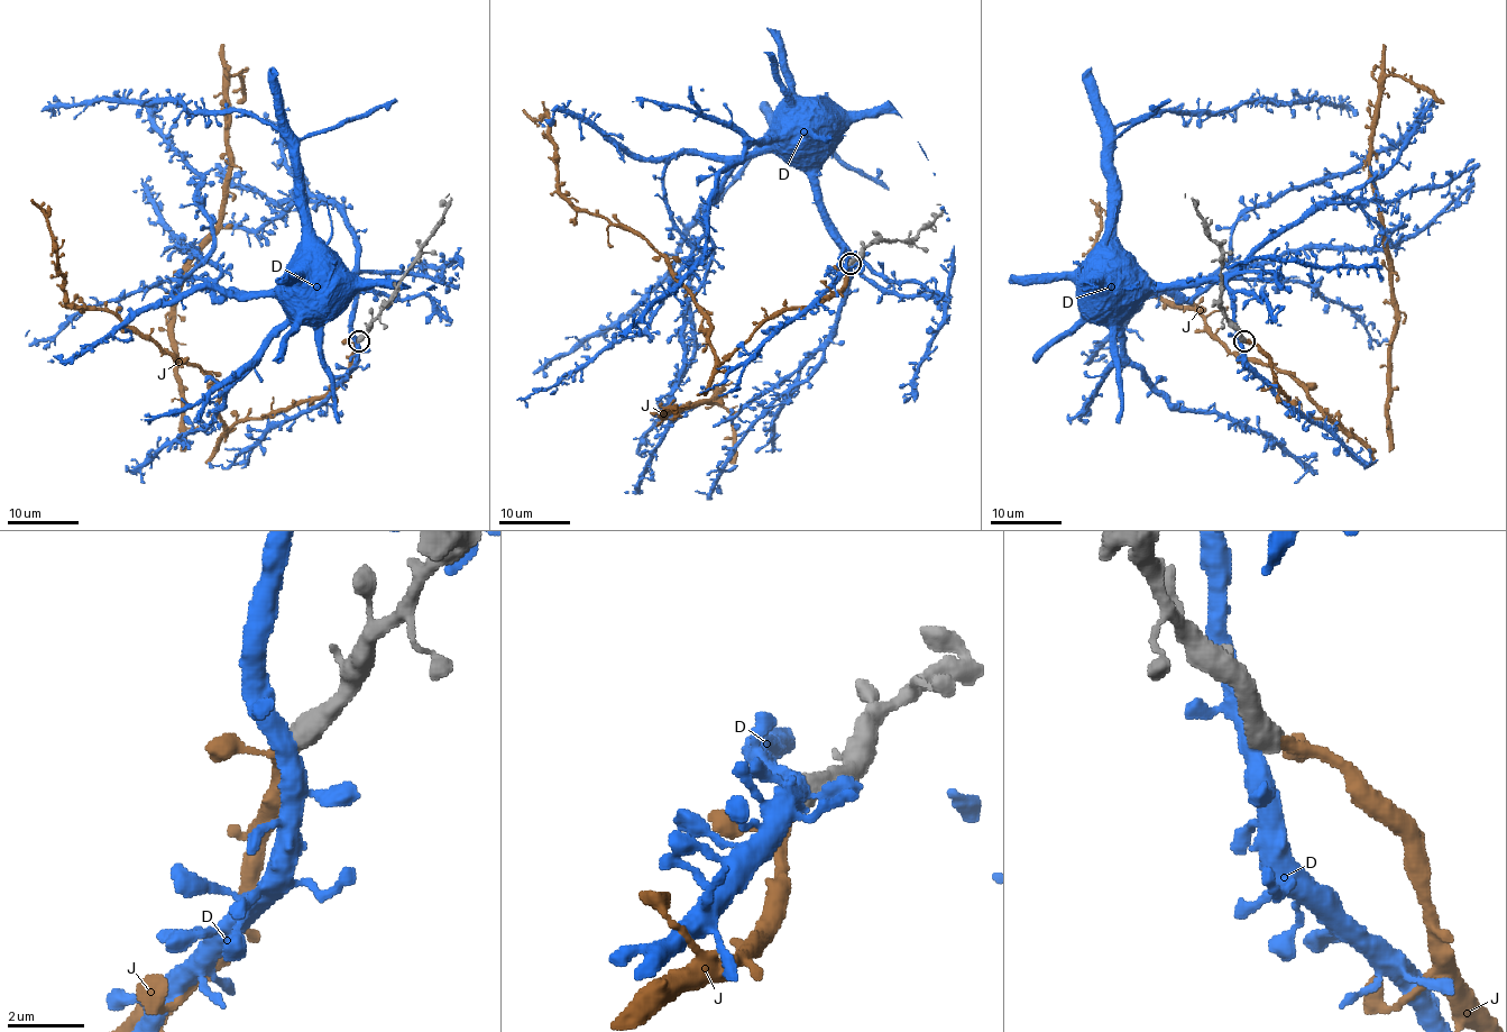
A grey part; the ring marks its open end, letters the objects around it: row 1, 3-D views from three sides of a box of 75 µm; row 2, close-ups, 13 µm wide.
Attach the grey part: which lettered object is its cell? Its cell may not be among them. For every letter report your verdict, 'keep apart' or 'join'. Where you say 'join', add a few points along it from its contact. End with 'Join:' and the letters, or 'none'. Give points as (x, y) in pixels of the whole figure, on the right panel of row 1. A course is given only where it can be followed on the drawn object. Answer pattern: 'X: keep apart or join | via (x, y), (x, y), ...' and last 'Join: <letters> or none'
D: keep apart
J: join
Join: J

